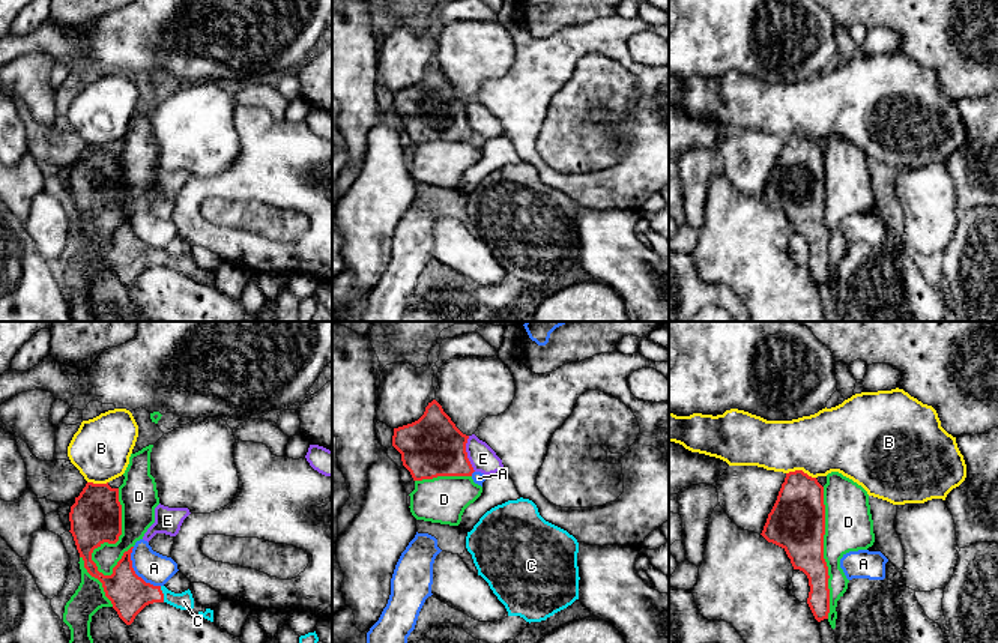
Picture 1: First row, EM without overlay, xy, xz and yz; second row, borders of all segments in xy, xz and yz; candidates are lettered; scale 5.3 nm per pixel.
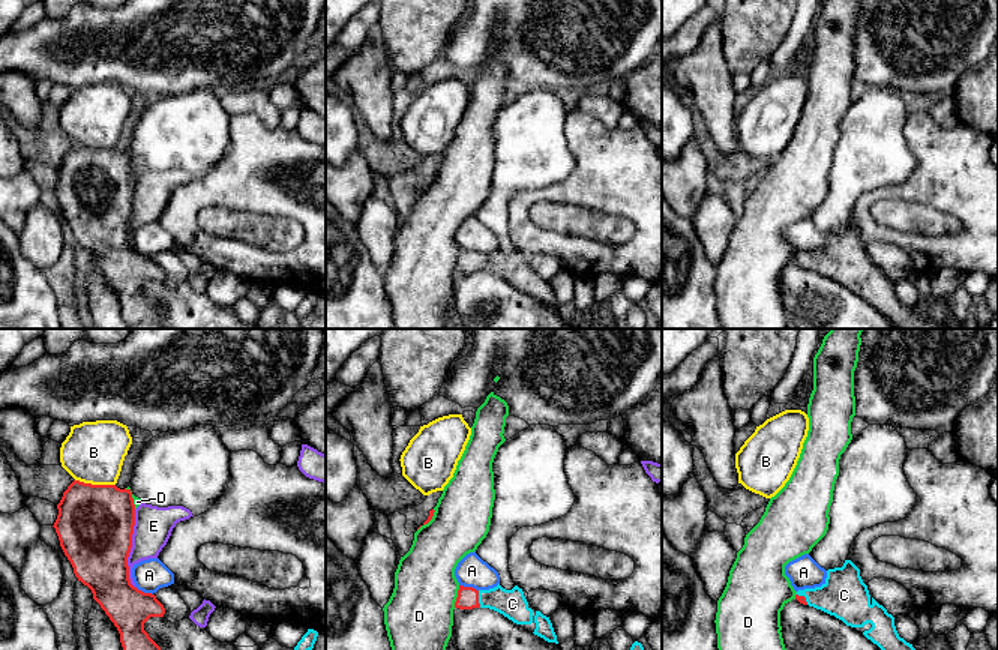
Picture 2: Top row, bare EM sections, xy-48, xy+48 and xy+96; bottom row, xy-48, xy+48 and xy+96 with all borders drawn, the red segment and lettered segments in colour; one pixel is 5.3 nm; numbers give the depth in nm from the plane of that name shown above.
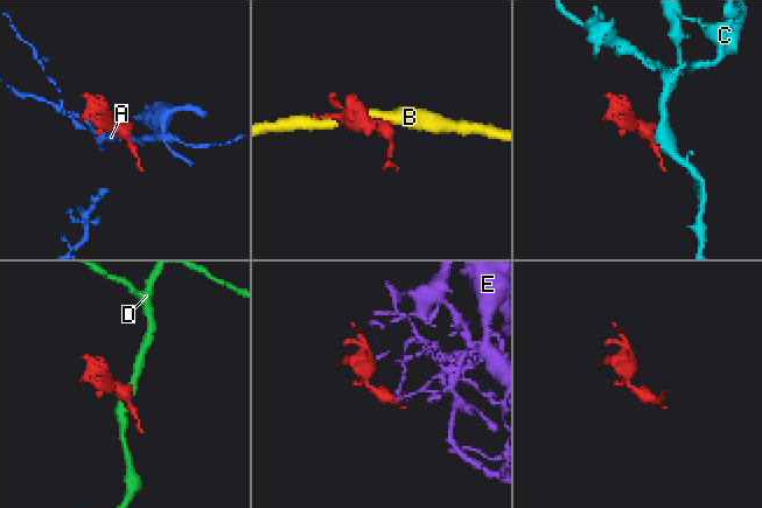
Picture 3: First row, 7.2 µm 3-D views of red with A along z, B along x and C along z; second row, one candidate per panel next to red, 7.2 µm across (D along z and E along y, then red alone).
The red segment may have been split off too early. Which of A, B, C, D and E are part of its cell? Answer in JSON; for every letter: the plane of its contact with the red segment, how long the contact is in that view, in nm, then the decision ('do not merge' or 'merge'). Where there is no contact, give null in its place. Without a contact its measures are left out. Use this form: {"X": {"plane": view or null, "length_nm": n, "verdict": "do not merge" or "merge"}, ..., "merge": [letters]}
{"A": {"plane": "xy", "length_nm": 260, "verdict": "do not merge"}, "B": {"plane": "yz", "length_nm": 160, "verdict": "do not merge"}, "C": {"plane": "xy", "length_nm": 90, "verdict": "merge"}, "D": {"plane": "xy", "length_nm": 480, "verdict": "do not merge"}, "E": {"plane": "xz", "length_nm": 200, "verdict": "do not merge"}, "merge": ["C"]}

